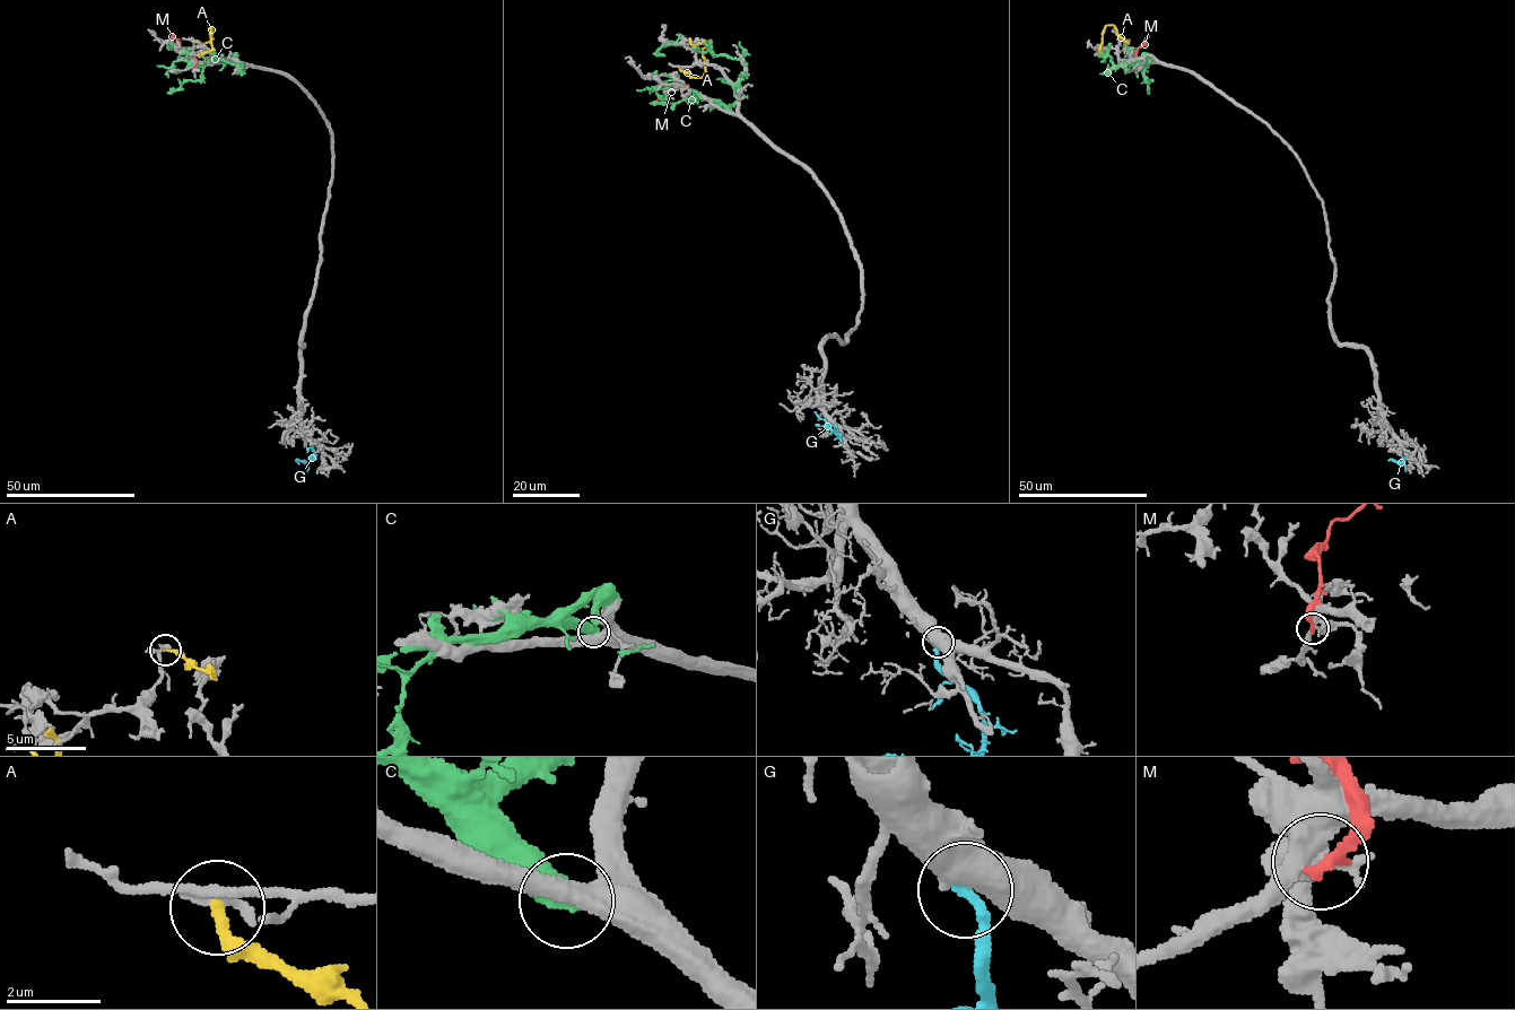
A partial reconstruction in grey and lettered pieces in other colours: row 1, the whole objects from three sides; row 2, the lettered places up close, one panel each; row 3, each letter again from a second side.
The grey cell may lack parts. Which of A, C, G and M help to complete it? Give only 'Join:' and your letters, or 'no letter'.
Join: G

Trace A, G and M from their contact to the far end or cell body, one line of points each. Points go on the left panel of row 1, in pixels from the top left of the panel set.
A: (191, 38), (209, 42), (211, 26), (209, 25), (212, 49), (199, 57), (198, 53)
G: (311, 441), (314, 456), (308, 462), (295, 460)
M: (194, 64), (194, 55), (173, 34)

